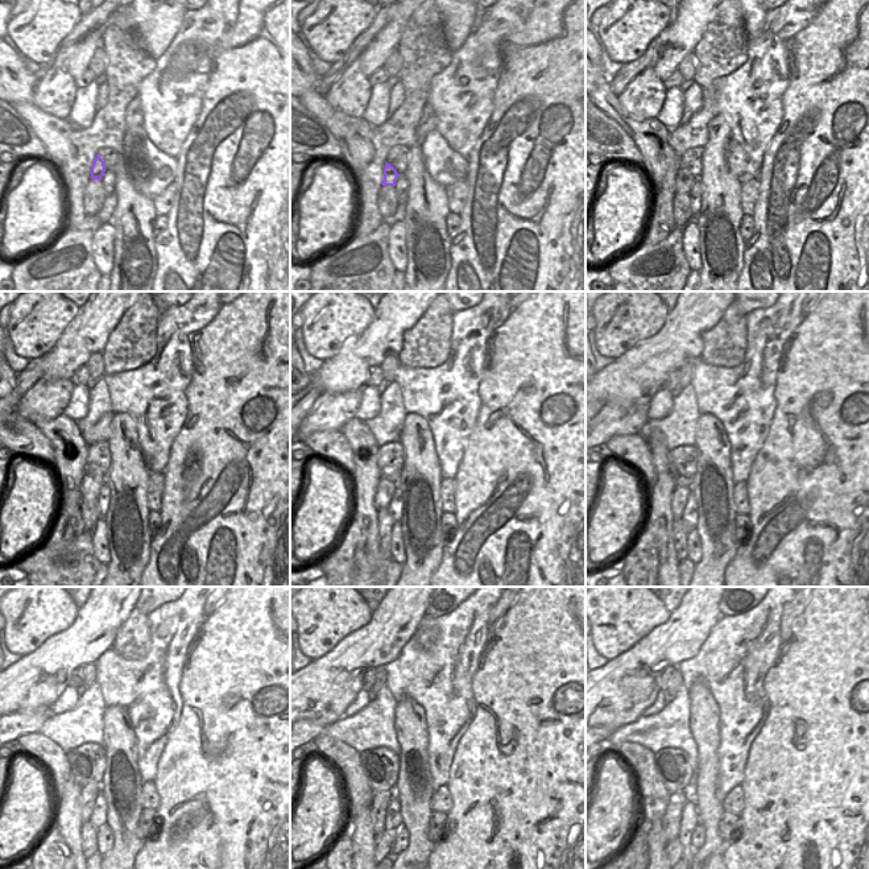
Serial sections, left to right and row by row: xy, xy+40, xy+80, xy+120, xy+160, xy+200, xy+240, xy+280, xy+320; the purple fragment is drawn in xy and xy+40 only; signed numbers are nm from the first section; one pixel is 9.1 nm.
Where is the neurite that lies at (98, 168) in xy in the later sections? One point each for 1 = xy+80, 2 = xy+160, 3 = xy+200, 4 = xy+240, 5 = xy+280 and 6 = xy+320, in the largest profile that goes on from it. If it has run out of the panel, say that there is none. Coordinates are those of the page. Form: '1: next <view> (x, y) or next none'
1: next xy+80 (685, 179)
2: next xy+160 (385, 489)
3: next xy+200 (679, 495)
4: next xy+240 (89, 794)
5: next xy+280 (381, 799)
6: next xy+320 (671, 819)

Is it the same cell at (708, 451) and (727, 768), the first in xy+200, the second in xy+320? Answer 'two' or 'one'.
two

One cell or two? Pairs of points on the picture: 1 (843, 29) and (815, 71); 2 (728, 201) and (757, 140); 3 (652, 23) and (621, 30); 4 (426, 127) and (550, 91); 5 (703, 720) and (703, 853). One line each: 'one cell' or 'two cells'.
1: one cell
2: two cells
3: one cell
4: two cells
5: one cell

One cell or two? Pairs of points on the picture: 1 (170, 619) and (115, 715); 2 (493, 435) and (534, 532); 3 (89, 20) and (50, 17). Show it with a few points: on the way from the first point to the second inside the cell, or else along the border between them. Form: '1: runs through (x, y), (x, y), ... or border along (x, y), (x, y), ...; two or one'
1: border along (104, 707), (121, 707), (135, 733); two
2: runs through (518, 459), (541, 480), (541, 507); one
3: border along (81, 15), (74, 28), (59, 44); two

